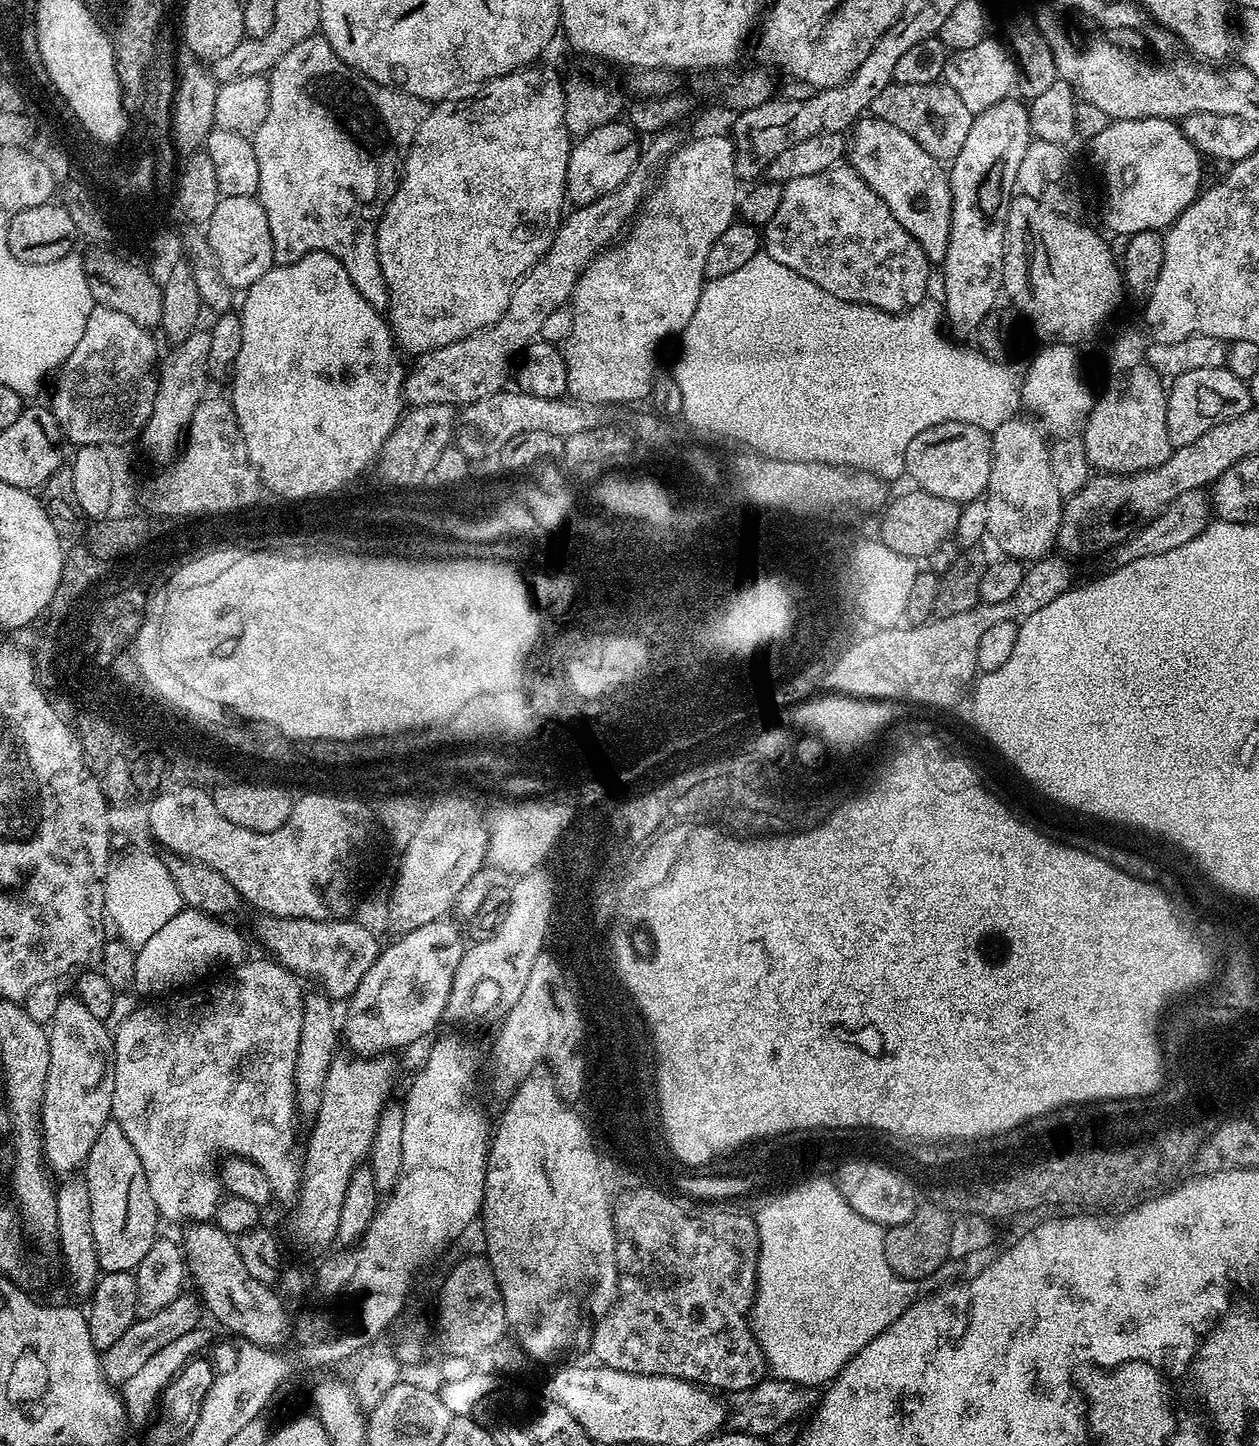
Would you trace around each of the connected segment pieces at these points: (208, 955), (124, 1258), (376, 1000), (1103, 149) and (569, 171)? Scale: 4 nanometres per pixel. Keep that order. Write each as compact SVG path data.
M182 908L174 918L170 918L166 925L158 930L150 938L149 942L143 944L140 949L137 949L135 958L135 972L133 982L133 991L142 998L150 998L152 994L162 994L170 990L174 990L198 977L200 977L206 969L214 965L216 962L235 966L243 963L247 953L246 942L243 936L230 925L227 921L215 916L206 914L200 910L191 908Z
M110 1122L102 1126L98 1138L94 1138L94 1146L88 1155L86 1165L86 1183L90 1194L90 1226L94 1230L94 1246L98 1254L101 1273L132 1272L146 1258L150 1246L158 1239L156 1220L158 1213L154 1194L150 1194L150 1182L146 1182L146 1170L142 1166L142 1158L130 1144L130 1138L122 1132L122 1126Z
M445 918L442 920L435 920L434 922L430 922L426 926L418 926L414 930L410 930L409 932L401 932L399 935L395 937L396 941L393 942L393 944L387 944L385 943L383 947L381 947L380 950L380 957L374 962L374 966L370 966L370 970L366 970L366 978L362 978L362 982L358 982L358 986L354 990L352 996L347 1001L346 1007L348 1007L348 1017L345 1018L344 1022L342 1020L342 1040L343 1043L348 1043L353 1053L357 1056L378 1056L384 1053L387 1053L391 1050L396 1050L392 1048L404 1048L407 1046L407 1044L412 1044L415 1042L415 1040L420 1040L423 1038L423 1036L428 1036L431 1034L432 1031L435 1030L436 1027L439 1026L439 1024L442 1024L442 1019L444 1017L444 1011L446 1010L446 1002L450 998L450 986L454 982L454 970L458 970L458 962L462 962L462 954L464 953L465 947L466 947L466 940L463 940L462 937L460 937L460 928L456 924L451 924L451 919Z
M1157 116L1112 120L1090 141L1090 148L1104 183L1104 224L1121 238L1171 228L1202 191L1201 152L1184 136L1177 121Z
M624 122L598 126L598 130L579 137L571 145L568 154L564 183L567 199L579 206L602 198L602 194L610 194L610 190L618 190L618 186L622 186L626 178L630 178L634 166L640 160L642 148L639 143L636 145L636 139L637 133Z

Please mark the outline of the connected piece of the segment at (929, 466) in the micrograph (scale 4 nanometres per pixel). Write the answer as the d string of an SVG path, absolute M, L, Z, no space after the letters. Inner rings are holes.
M960 422L926 427L910 442L905 453L905 469L923 492L959 504L981 499L987 493L992 469L992 439L985 428Z

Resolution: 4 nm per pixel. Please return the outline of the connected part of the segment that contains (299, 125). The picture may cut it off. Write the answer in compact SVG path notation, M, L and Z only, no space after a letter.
M323 34L307 36L294 50L286 50L283 58L277 62L268 76L270 86L270 110L266 110L266 122L258 126L255 136L251 137L254 146L254 158L258 160L258 199L261 206L266 210L266 222L270 222L270 238L272 239L272 259L276 264L293 264L311 252L325 252L338 262L350 274L350 282L374 306L377 310L384 310L388 307L388 287L386 278L382 274L382 266L378 262L378 242L376 241L376 225L380 223L380 218L387 208L389 197L394 191L394 185L402 172L402 161L408 151L408 147L414 142L414 134L418 134L418 126L428 116L430 107L429 101L418 98L409 92L399 92L397 88L387 88L381 84L376 84L372 80L367 80L361 76L330 46L330 42Z

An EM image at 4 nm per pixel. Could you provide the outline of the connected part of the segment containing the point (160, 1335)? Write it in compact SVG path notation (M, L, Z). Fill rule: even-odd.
M181 1294L178 1298L174 1298L174 1302L170 1302L170 1306L166 1306L154 1314L141 1315L132 1323L130 1330L126 1330L126 1334L122 1334L122 1338L118 1338L118 1342L103 1349L100 1366L104 1369L104 1375L108 1377L109 1381L122 1382L126 1378L130 1378L130 1374L134 1374L151 1355L158 1354L158 1350L162 1350L162 1346L182 1338L182 1334L190 1334L190 1330L201 1327L203 1320L200 1319L205 1318L206 1309L201 1303L199 1295L188 1295Z

